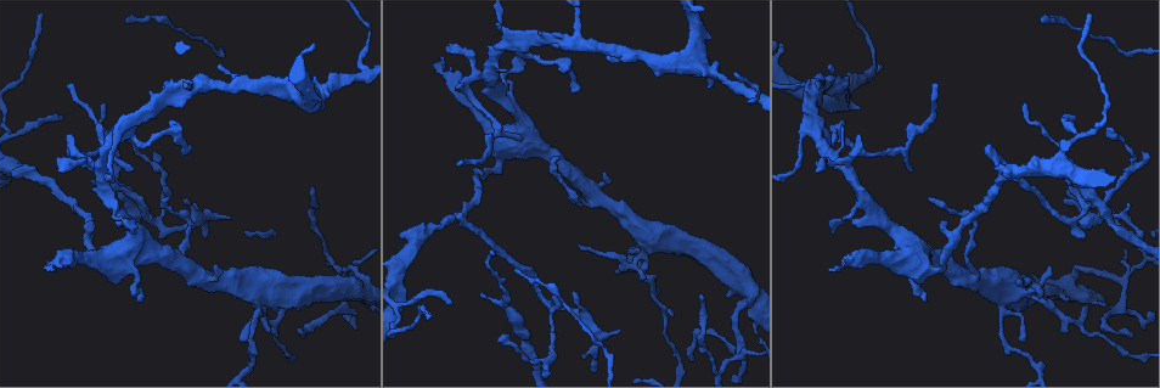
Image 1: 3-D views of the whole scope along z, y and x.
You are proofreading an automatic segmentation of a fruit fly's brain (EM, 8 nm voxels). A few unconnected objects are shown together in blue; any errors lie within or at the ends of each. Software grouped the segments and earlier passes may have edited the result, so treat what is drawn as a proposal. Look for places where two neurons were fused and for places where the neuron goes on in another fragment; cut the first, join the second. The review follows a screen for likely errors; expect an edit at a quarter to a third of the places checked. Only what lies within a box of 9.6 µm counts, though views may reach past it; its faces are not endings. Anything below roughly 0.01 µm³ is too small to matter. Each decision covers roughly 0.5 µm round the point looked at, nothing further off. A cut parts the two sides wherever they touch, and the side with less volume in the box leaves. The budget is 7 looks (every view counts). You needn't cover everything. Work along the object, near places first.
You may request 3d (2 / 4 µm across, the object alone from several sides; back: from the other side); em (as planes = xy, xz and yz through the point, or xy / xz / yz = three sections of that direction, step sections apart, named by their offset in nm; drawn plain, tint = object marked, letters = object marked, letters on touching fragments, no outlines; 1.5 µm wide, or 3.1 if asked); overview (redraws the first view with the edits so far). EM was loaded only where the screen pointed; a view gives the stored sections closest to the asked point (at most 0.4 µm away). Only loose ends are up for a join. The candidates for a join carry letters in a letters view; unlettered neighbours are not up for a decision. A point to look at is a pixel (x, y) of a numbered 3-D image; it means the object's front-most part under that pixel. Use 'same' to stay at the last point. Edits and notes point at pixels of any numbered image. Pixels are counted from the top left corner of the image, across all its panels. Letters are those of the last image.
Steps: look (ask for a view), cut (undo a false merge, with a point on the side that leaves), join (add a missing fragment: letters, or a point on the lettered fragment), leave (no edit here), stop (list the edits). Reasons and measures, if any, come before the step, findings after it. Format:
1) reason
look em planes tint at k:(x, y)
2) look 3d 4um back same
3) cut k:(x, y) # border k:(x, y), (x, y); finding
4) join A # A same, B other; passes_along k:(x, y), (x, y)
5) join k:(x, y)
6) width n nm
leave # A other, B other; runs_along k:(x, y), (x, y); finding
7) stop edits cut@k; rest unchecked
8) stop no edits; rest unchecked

free end
look em planes tint at 1:(1067, 181)

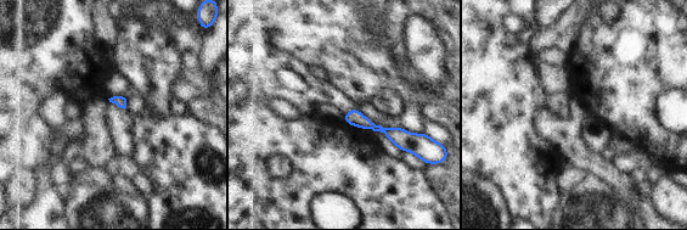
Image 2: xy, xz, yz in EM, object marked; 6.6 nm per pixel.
see the neighbours
look em planes letters same

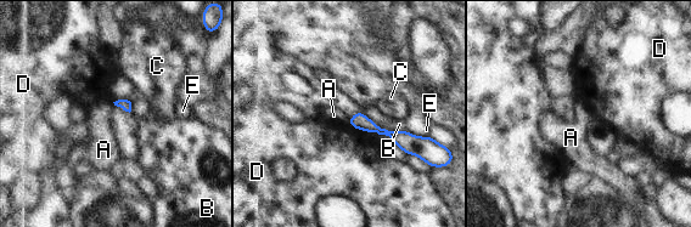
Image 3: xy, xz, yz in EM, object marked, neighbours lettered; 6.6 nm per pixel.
leave # A other, B other, C other, D other, E other; border 3:(349, 118), (347, 121); no lettered fragment goes on from it

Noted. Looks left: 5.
a narrow waist
look em xz step 8 tint at 1:(1113, 223)

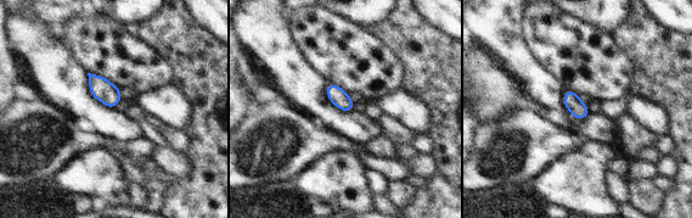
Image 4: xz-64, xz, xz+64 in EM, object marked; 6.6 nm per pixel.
what lies round it
look em xz step 8 letters same

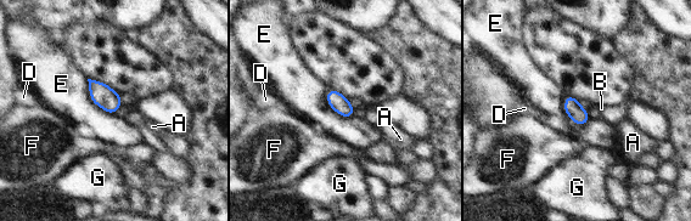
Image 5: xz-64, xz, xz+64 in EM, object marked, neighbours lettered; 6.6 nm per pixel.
leave # A other, B other, D other, E other, F other, G other; continuous, no second neuron

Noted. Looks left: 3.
tapers out
look 3d 4um at 1:(541, 373)

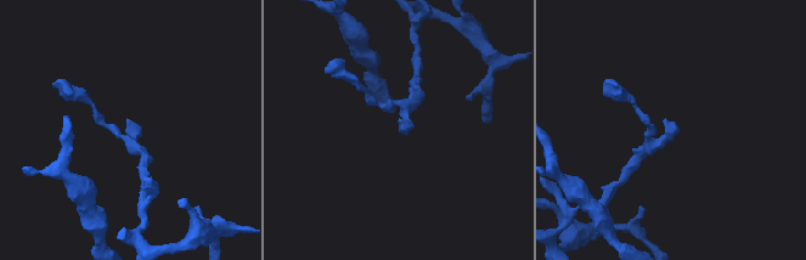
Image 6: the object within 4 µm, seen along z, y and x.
look em planes letters at 6:(665, 121)

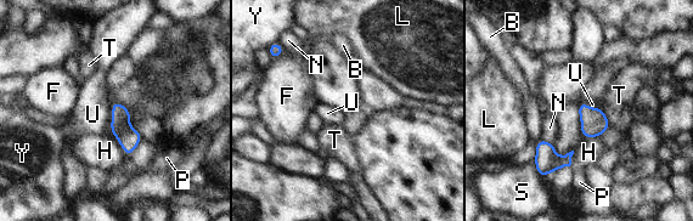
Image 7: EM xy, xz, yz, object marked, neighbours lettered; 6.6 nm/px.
width 130 nm
leave # B other, F other, H other, L other, N other, P other, S other, T other, U other, Y other; border 7:(113, 101), (110, 131); none of them fits

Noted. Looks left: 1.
stop no edits; rest unchecked

